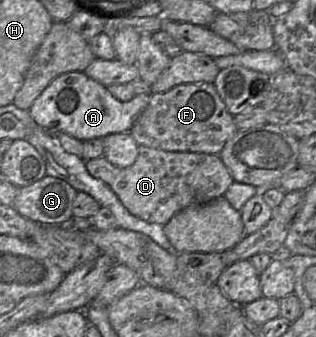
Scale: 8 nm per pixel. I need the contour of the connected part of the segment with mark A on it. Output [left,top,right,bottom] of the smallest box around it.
[29,72,151,141]

